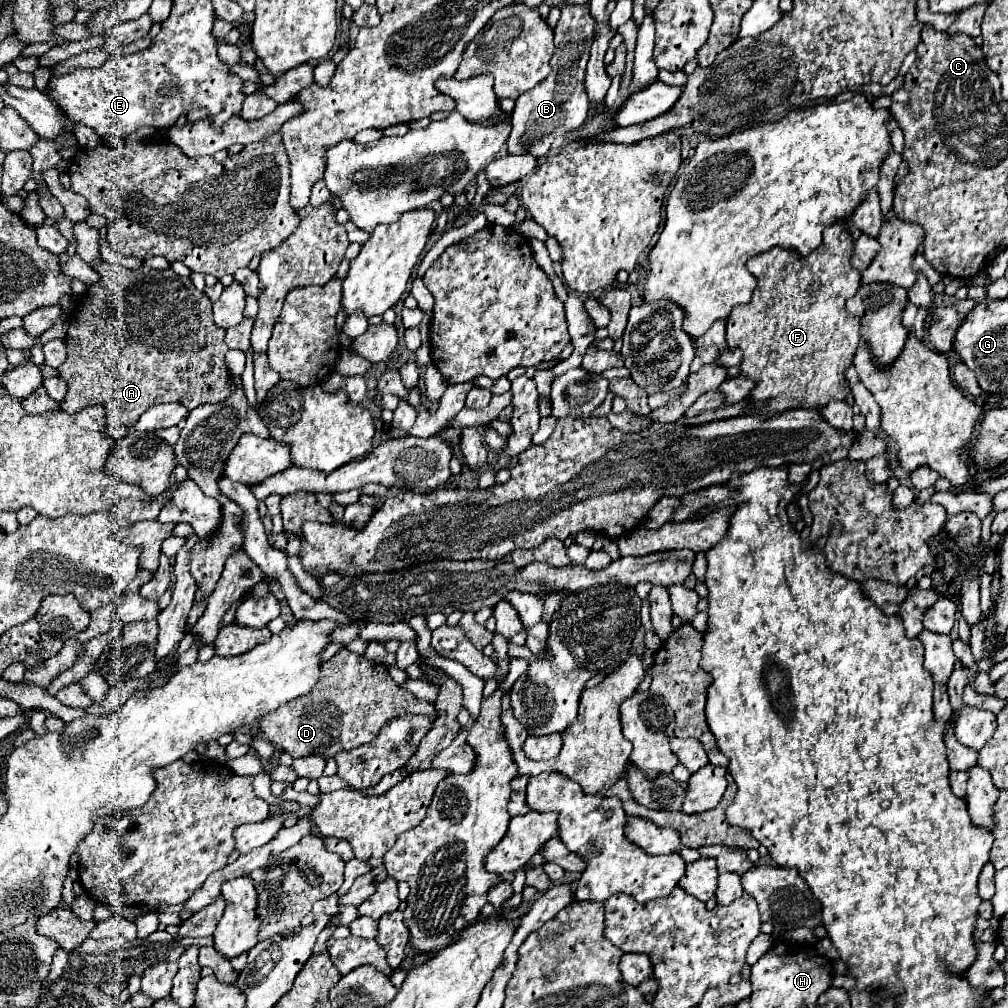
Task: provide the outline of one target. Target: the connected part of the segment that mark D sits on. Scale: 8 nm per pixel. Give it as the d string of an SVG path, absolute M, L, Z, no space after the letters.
M341 650L339 654L335 654L329 662L325 662L321 666L321 680L313 686L313 690L307 696L289 700L287 704L283 704L283 708L277 708L275 712L269 712L261 720L261 730L269 738L271 744L281 746L293 758L303 758L303 756L311 756L311 754L317 754L323 758L333 758L337 752L351 750L351 748L371 742L379 734L379 728L383 728L383 724L387 724L389 720L403 716L403 714L433 716L433 714L437 714L437 710L433 704L429 704L425 700L417 700L411 692L399 688L393 682L393 678L387 674L387 666L369 662L367 658L357 656L349 650Z

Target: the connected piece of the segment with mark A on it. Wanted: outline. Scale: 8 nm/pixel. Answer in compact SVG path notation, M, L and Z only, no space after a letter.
M101 258L91 266L99 274L99 282L87 286L85 296L81 296L79 306L69 316L69 330L65 336L67 360L57 368L59 376L67 382L67 394L61 402L65 412L75 414L85 406L99 404L107 412L107 426L125 424L131 428L139 416L155 404L179 402L193 410L201 404L223 402L231 396L231 372L223 362L229 350L225 344L227 332L215 326L211 300L193 286L191 278L177 276L171 268L153 270L141 266L129 270Z

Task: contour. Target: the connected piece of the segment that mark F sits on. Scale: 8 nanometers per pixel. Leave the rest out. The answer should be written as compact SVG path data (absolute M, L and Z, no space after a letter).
M841 220L823 232L823 244L809 256L799 256L789 248L771 248L747 262L747 270L757 278L757 288L753 290L749 304L741 304L731 310L727 318L727 344L743 350L743 362L739 368L743 376L751 376L755 380L755 388L749 398L759 400L755 412L759 410L761 416L789 408L817 408L825 406L829 400L847 396L849 384L845 370L851 366L859 346L859 318L847 316L845 302L855 296L861 286L861 274L851 266L851 254L853 238L845 220Z

